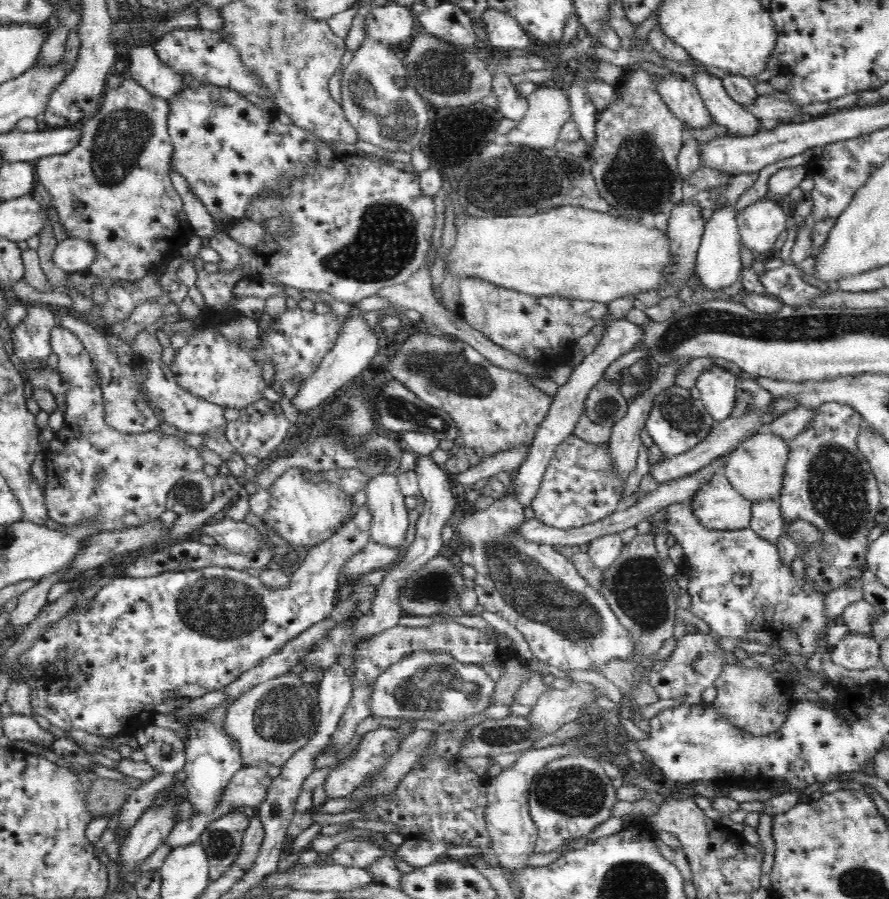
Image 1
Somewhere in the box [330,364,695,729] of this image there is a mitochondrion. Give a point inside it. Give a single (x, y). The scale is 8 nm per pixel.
(524, 585)

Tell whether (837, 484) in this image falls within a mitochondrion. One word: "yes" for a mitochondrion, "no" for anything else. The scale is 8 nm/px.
yes

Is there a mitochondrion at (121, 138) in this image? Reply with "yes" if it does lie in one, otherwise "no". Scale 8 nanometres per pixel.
yes

